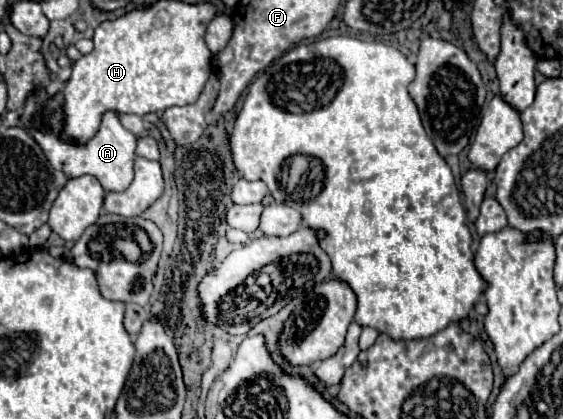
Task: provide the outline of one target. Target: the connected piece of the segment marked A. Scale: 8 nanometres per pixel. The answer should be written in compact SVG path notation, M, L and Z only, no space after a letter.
M36 89L26 97L26 103L20 111L20 123L22 127L34 137L34 141L42 147L46 159L52 163L54 169L62 171L66 177L78 177L78 175L94 175L104 191L124 191L132 179L134 179L134 151L136 151L136 137L122 127L118 121L118 115L114 111L106 111L102 115L102 123L98 133L88 143L74 143L62 137L64 127L64 107L62 107L62 95L56 93L52 97L46 97L46 89Z

